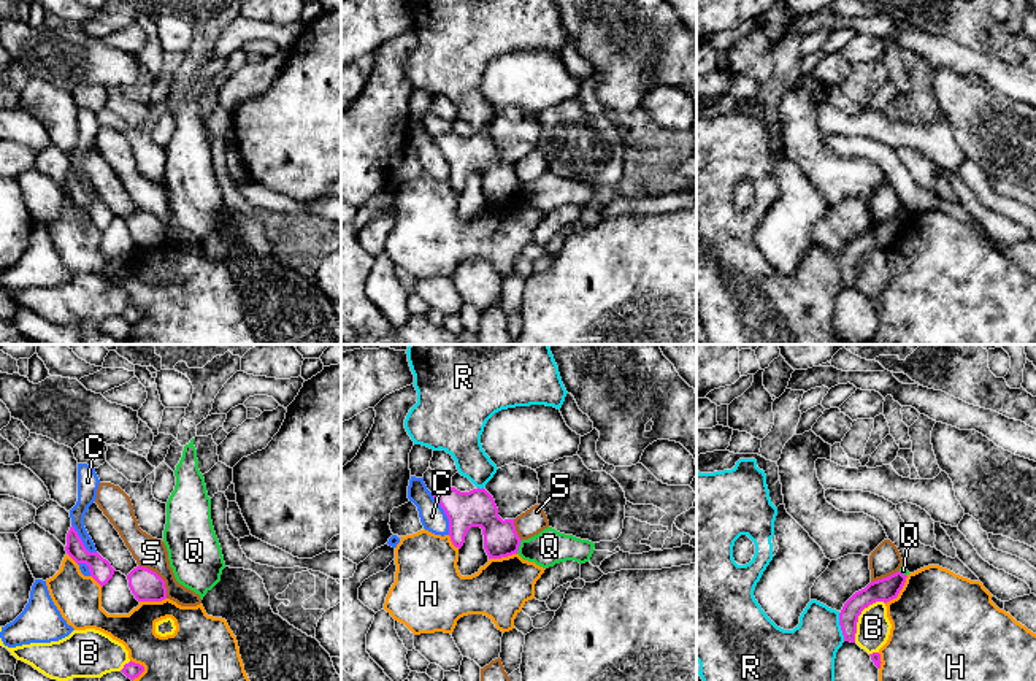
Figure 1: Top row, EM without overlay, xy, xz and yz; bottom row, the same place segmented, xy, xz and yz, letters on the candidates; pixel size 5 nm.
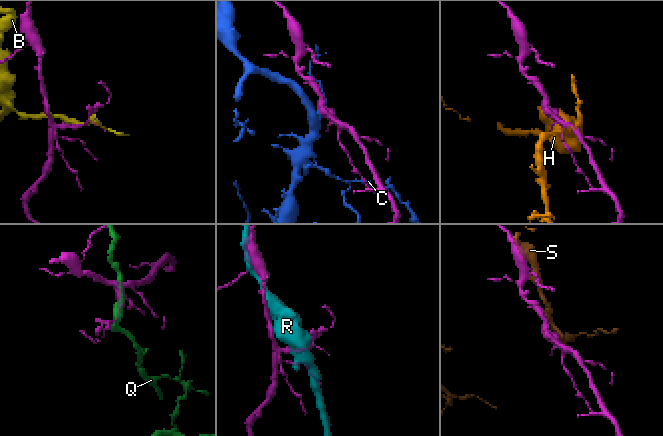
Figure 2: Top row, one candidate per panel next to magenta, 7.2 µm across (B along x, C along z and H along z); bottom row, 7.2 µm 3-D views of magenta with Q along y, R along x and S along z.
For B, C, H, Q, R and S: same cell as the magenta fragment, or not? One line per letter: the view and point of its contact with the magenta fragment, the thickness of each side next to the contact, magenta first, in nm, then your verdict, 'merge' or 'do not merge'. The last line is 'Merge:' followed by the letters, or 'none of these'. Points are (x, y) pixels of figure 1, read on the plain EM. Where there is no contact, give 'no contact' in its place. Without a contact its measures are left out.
B: meets magenta in yz at (859, 259); 120 nm thick on the magenta side, 170 nm on the other; do not merge
C: meets magenta in xz at (445, 156); 190 nm thick on the magenta side, 130 nm on the other; do not merge
H: meets magenta in yz at (898, 237); 120 nm thick on the magenta side, 500 nm on the other; do not merge
Q: meets magenta in xz at (519, 189); 180 nm thick on the magenta side, 180 nm on the other; do not merge
R: meets magenta in yz at (841, 272); 100 nm thick on the magenta side, 320 nm on the other; do not merge
S: meets magenta in xy at (159, 221); 160 nm thick on the magenta side, 160 nm on the other; do not merge
Merge: none of these

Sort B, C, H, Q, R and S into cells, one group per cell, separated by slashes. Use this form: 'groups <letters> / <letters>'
groups B / C / H / Q / R / S

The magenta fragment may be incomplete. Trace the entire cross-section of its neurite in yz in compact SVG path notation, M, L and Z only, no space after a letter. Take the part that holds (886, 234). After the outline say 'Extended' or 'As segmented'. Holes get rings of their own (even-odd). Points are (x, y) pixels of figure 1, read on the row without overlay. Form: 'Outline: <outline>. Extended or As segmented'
Outline: M896 216L887 222L873 225L844 248L839 257L839 270L844 286L855 287L857 267L861 256L876 246L887 248L896 243L906 227L906 222L906 219Z. As segmented

